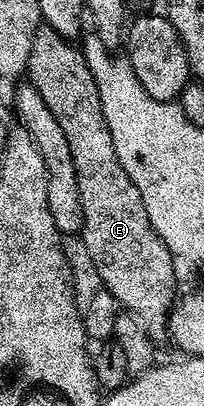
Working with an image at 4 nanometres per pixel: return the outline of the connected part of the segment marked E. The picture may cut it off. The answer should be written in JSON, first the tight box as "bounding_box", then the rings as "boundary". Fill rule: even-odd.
{"bounding_box":[27,24,179,344],"boundary":[[[43,24],[35,32],[35,40],[31,44],[27,82],[37,89],[39,96],[43,96],[47,108],[51,108],[55,121],[59,123],[63,136],[67,136],[71,160],[75,163],[75,180],[79,180],[79,200],[83,200],[83,228],[80,238],[85,241],[87,251],[98,269],[102,287],[109,290],[111,296],[115,296],[122,311],[134,314],[154,343],[161,344],[167,338],[169,311],[179,294],[179,279],[175,276],[173,257],[171,252],[167,252],[167,244],[159,240],[155,228],[151,228],[151,220],[147,220],[147,208],[143,208],[143,196],[139,196],[139,188],[131,184],[131,176],[123,172],[123,164],[119,164],[119,156],[115,156],[111,128],[107,128],[107,120],[103,120],[99,88],[95,88],[95,76],[91,76],[87,60],[70,39],[59,36],[55,28]]]}

